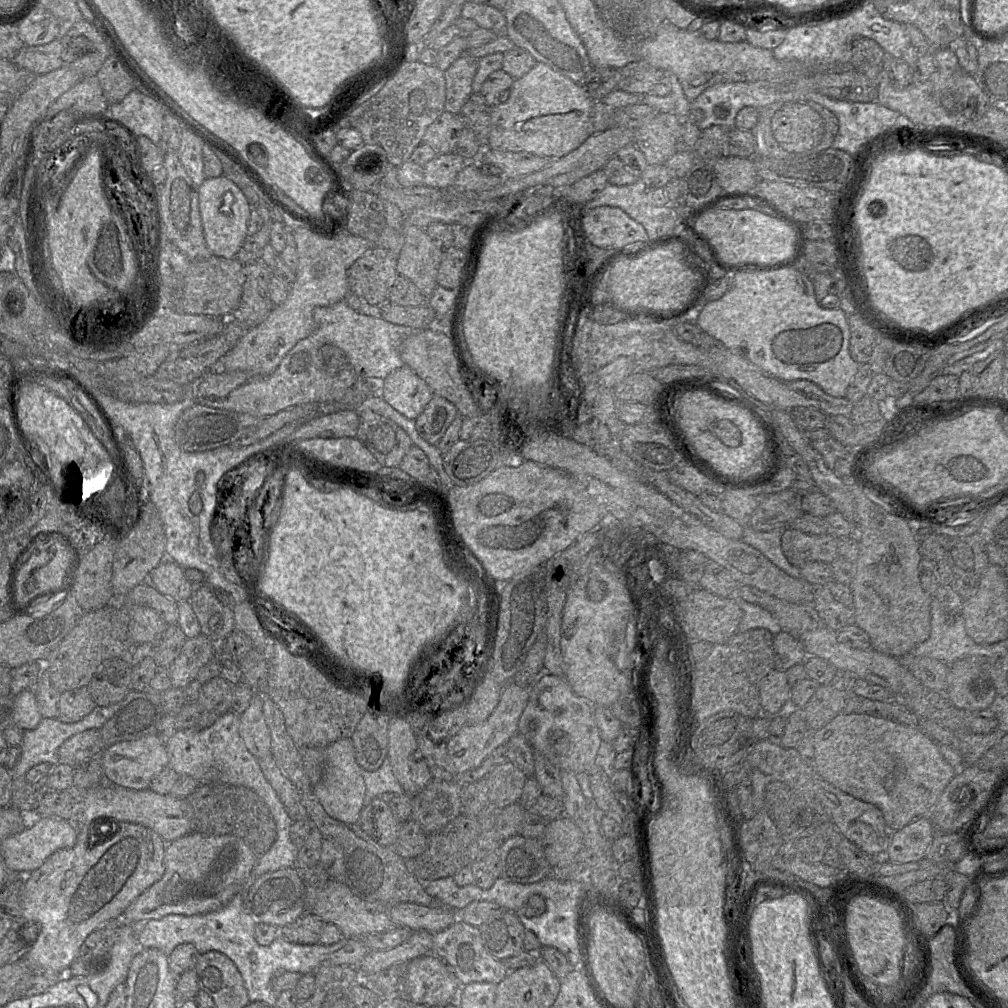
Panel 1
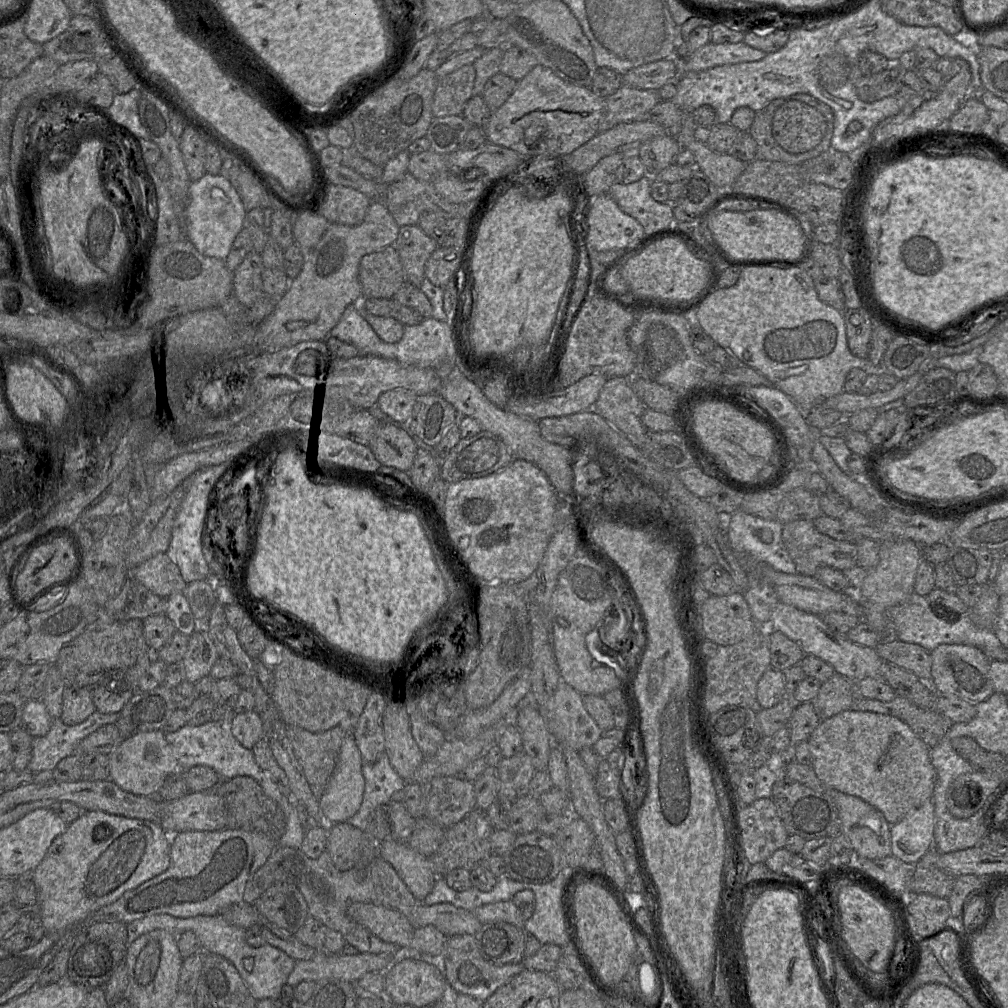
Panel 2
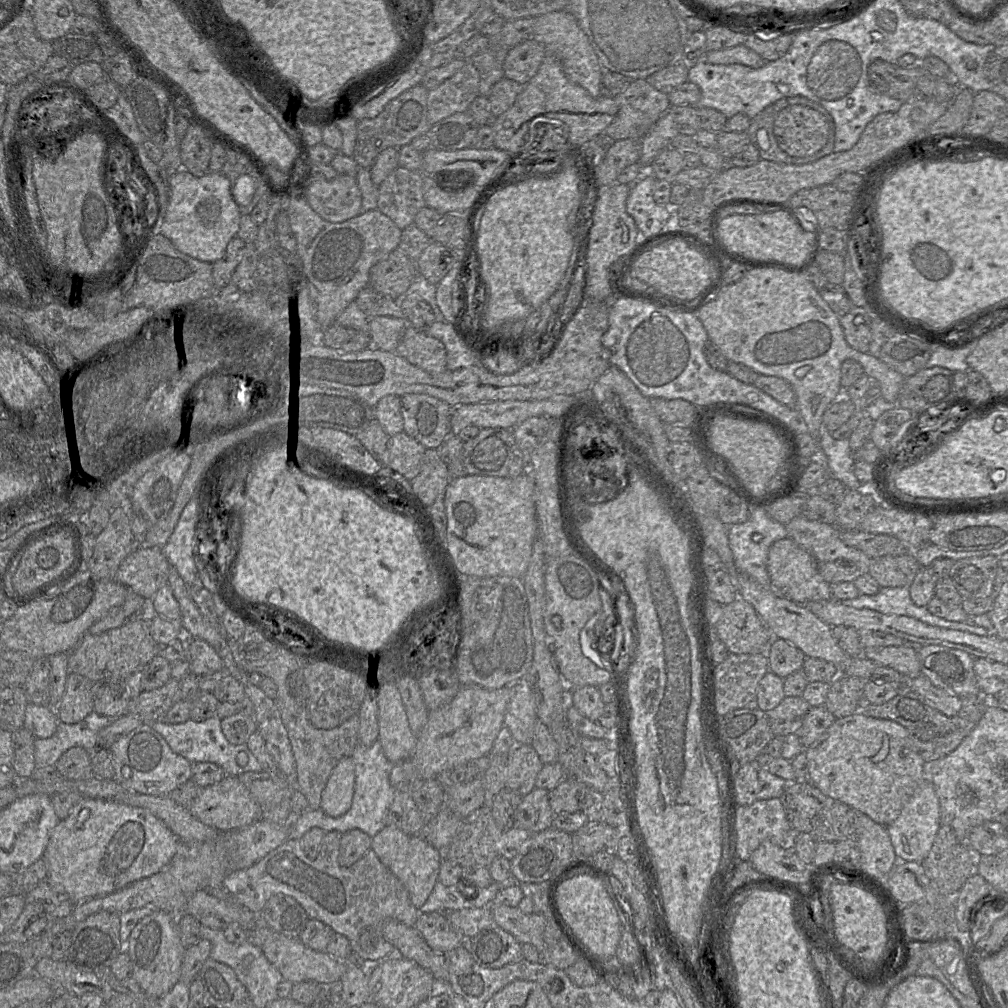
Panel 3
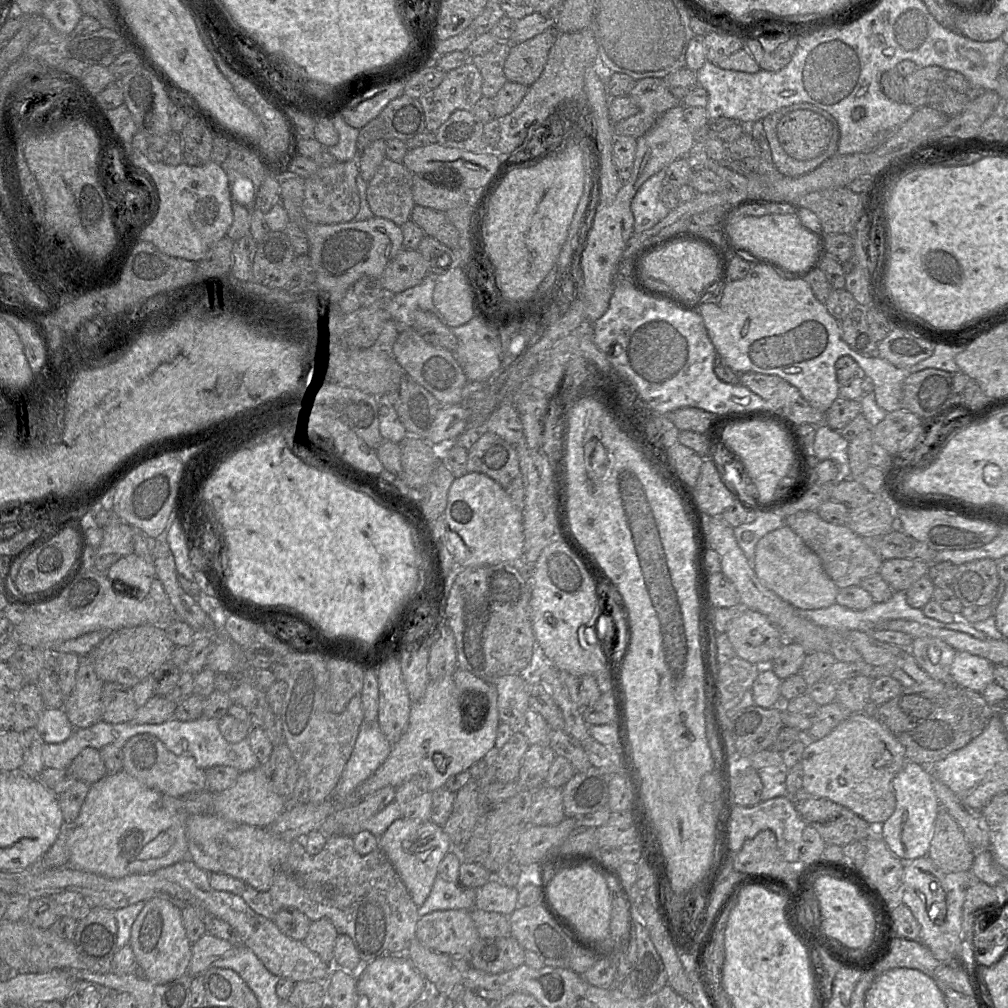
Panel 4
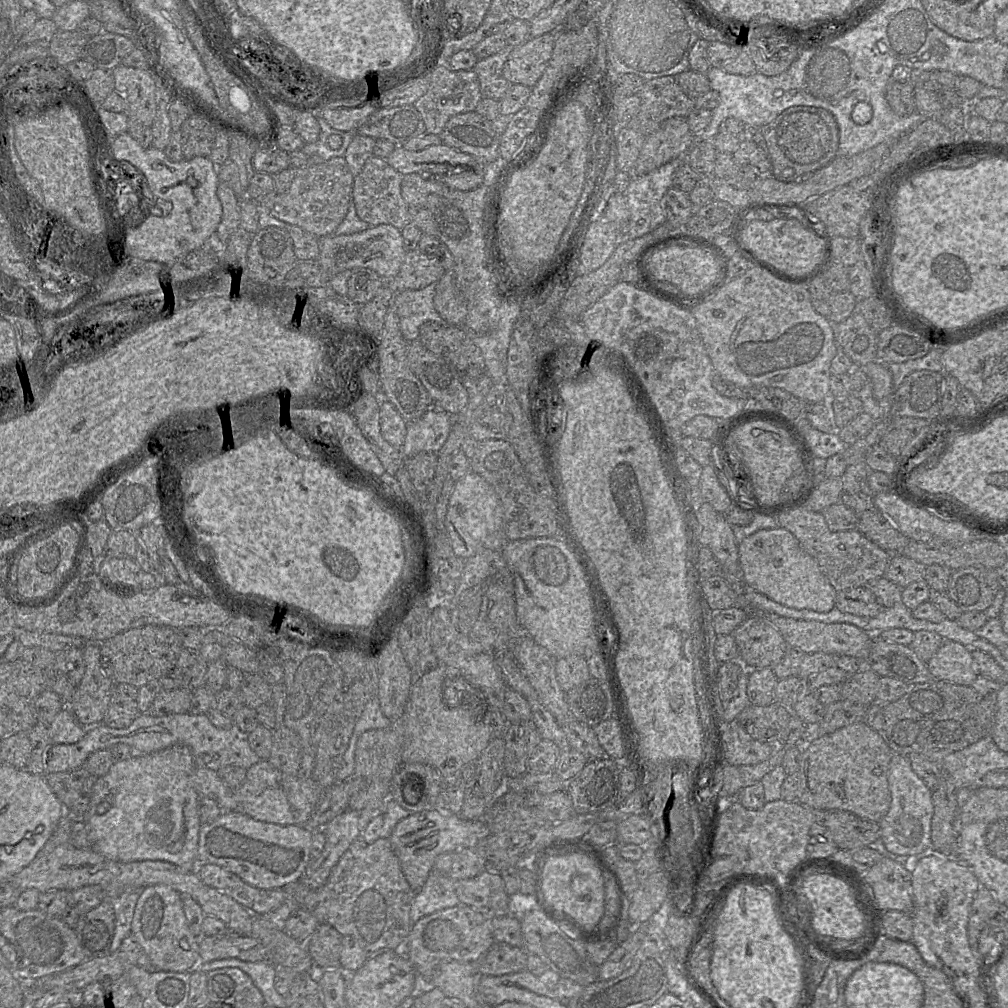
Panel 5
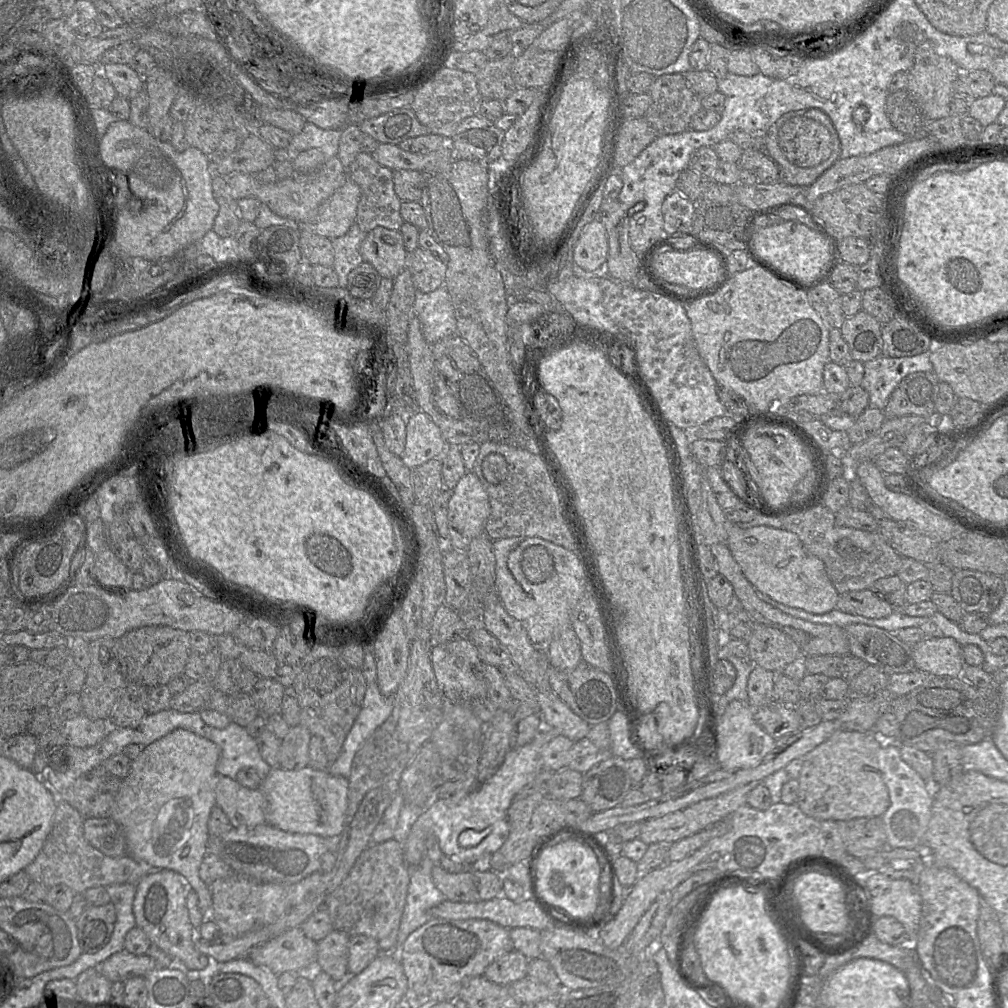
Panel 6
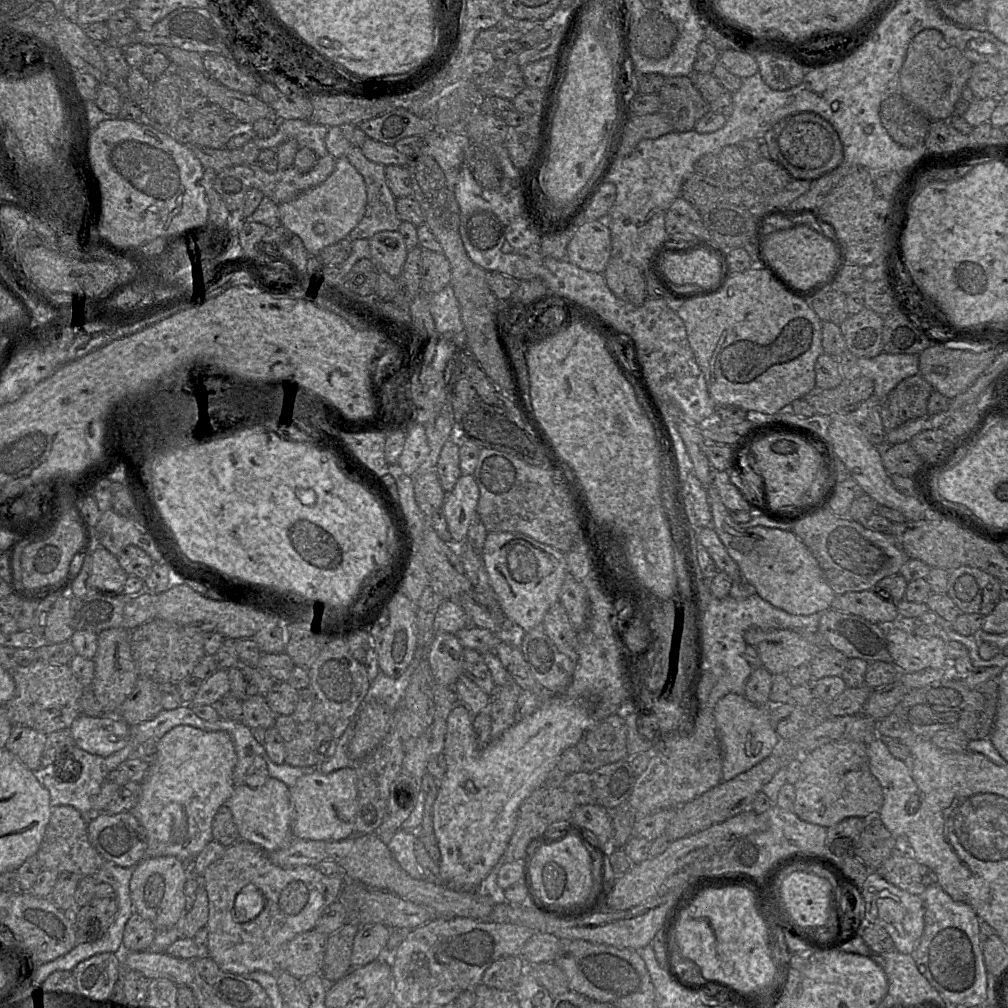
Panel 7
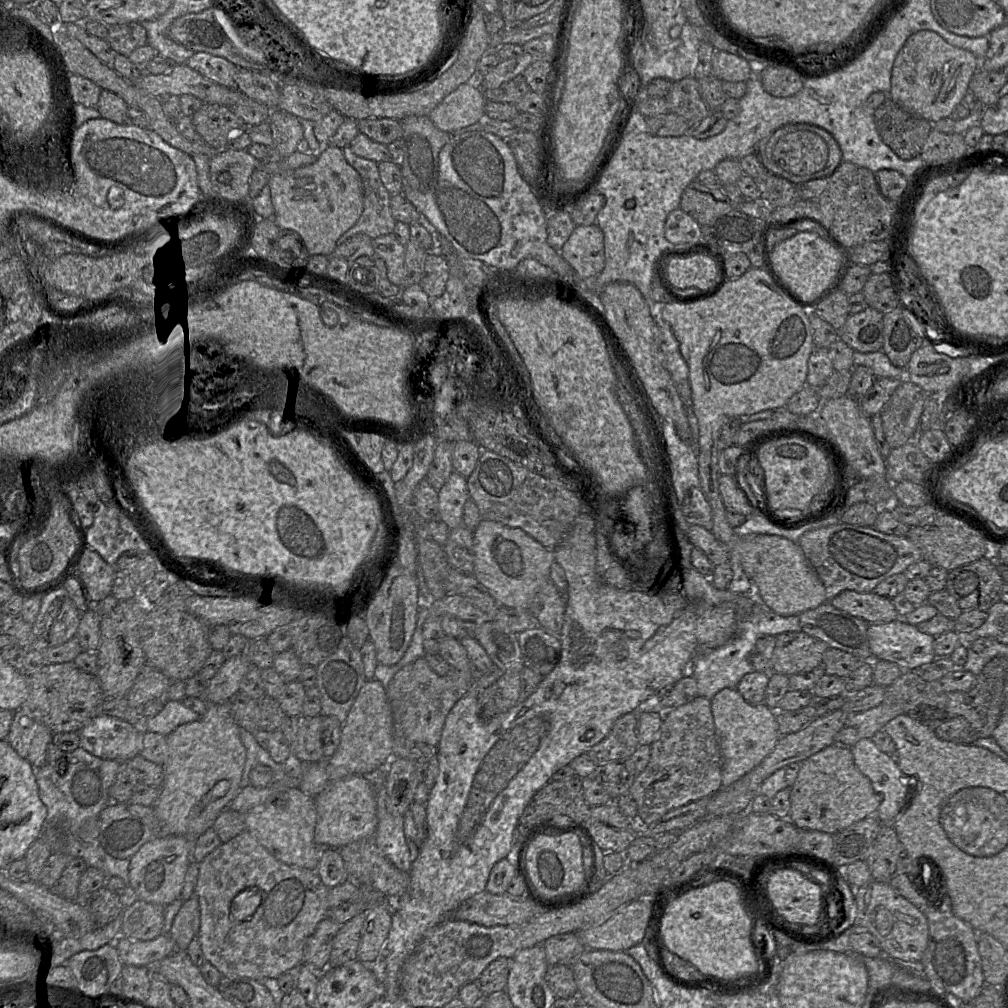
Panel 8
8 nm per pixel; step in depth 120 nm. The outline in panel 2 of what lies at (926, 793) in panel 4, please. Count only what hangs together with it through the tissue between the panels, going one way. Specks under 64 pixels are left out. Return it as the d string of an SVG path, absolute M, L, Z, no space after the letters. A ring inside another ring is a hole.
M926 801L890 827L891 855L915 865L932 847L934 804Z

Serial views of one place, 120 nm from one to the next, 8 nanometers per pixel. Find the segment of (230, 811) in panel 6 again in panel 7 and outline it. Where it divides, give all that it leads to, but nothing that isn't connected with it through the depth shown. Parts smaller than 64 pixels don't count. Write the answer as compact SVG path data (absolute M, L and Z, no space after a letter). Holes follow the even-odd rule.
M271 777L259 788L251 788L246 784L235 785L225 805L232 812L239 837L255 844L265 852L272 852L290 845L294 836L291 831L293 809L289 790L285 783Z

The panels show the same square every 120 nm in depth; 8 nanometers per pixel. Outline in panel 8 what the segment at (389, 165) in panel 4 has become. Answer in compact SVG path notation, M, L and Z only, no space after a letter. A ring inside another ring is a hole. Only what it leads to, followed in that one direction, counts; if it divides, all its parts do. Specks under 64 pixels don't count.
M349 146L342 148L342 151L347 162L361 177L363 211L358 221L338 239L337 245L358 233L370 239L393 233L396 220L390 210L391 195L381 181L378 163L357 156Z

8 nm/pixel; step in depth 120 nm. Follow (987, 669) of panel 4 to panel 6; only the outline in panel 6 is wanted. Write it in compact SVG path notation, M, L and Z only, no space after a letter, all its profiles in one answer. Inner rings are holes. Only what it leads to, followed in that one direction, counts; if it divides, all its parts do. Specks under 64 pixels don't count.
M939 635L912 645L916 670L937 677L960 677L966 666L962 646L953 638Z

